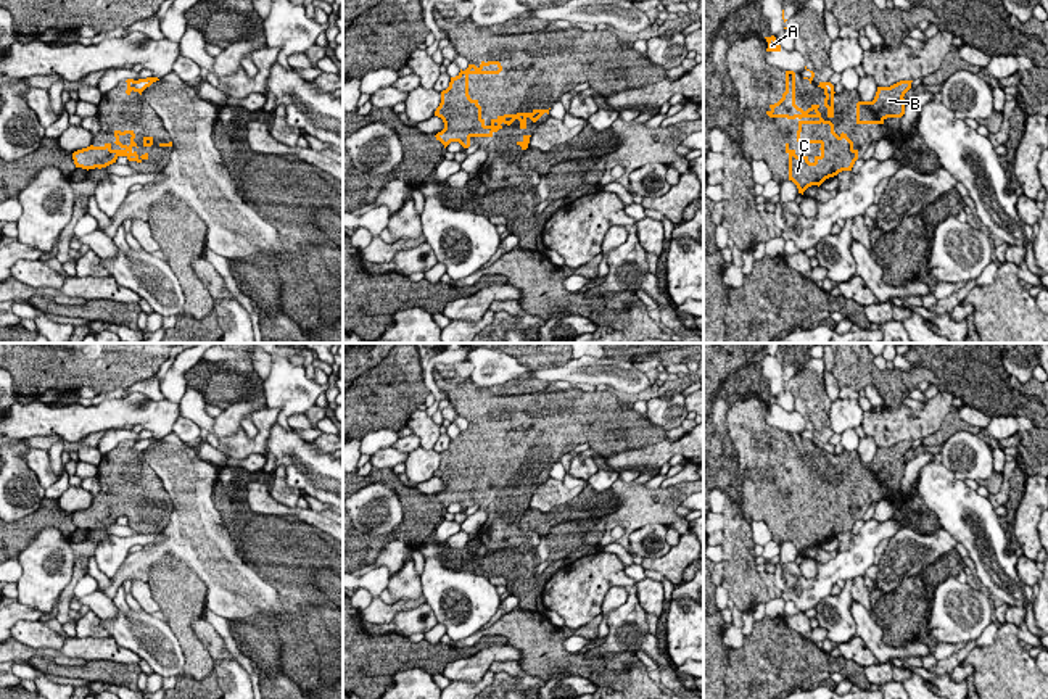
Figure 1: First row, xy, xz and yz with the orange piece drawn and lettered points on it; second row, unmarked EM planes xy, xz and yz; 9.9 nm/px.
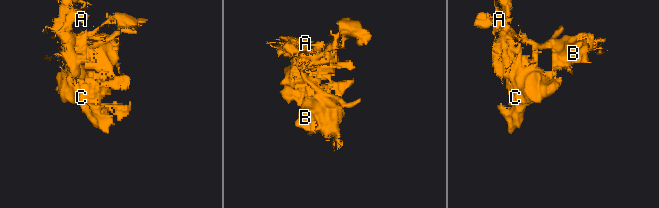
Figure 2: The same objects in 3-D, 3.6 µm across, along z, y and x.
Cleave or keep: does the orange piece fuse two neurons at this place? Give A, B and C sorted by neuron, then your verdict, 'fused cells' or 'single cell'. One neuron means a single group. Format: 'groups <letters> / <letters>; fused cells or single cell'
groups A B C; single cell

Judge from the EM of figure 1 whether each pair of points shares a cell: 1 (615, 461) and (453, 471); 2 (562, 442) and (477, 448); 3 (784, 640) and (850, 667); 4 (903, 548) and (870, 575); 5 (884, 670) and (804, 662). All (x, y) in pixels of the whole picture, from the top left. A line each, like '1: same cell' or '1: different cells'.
1: different cells
2: same cell
3: same cell
4: different cells
5: different cells

